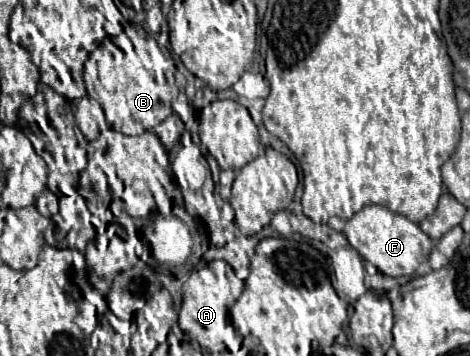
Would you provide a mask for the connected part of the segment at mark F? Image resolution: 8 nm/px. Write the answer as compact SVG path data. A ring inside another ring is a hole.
M368 205L352 215L346 221L344 235L350 245L372 265L376 265L384 275L398 277L398 275L412 275L422 261L428 259L432 251L432 239L420 229L418 223L410 221L404 215L386 211L380 205Z

